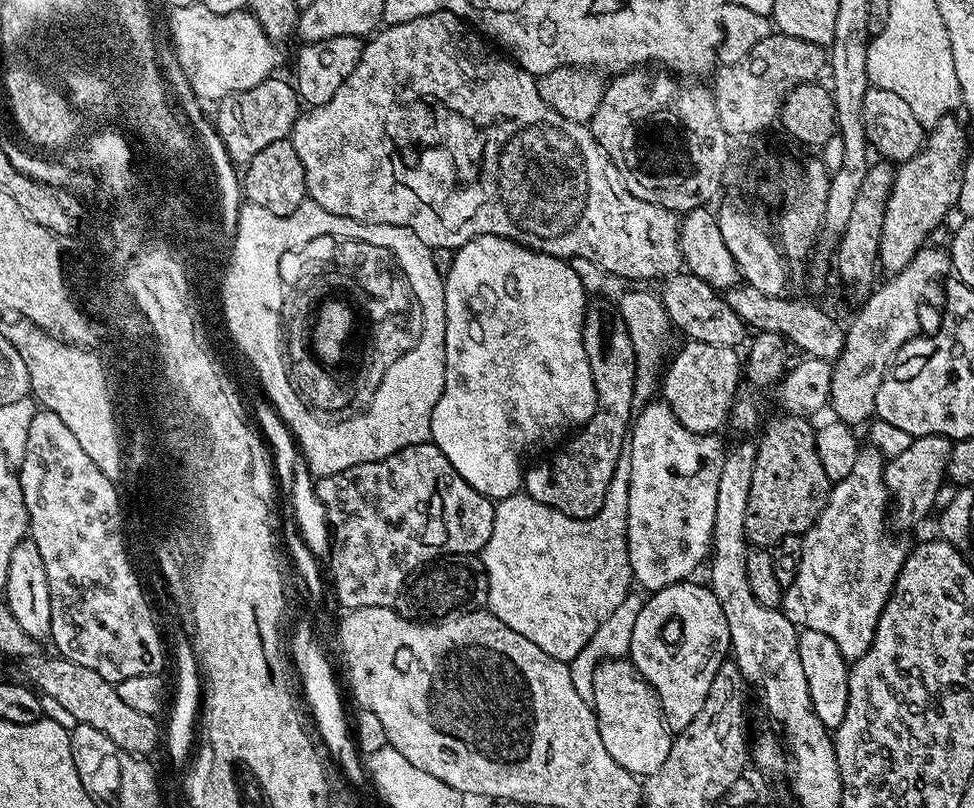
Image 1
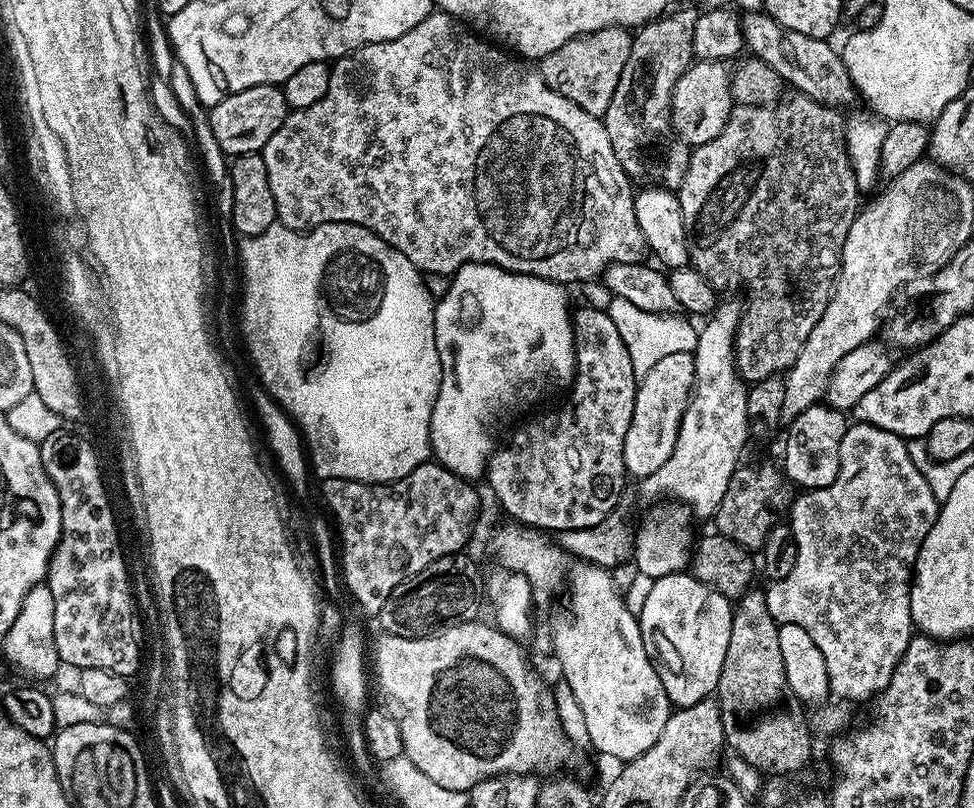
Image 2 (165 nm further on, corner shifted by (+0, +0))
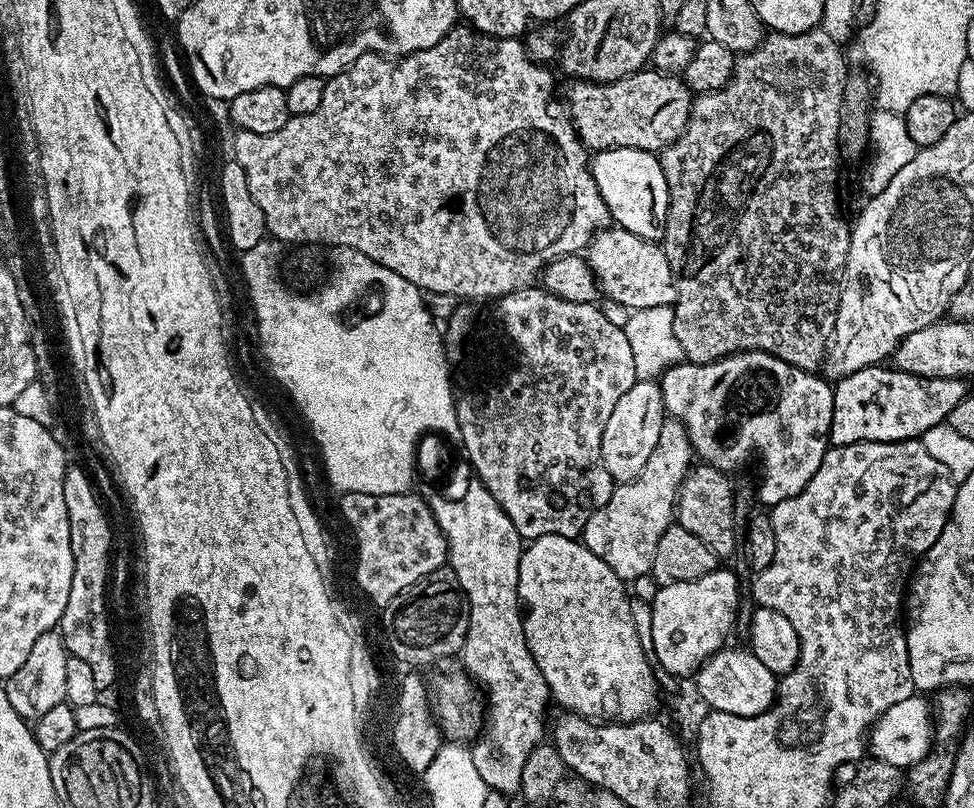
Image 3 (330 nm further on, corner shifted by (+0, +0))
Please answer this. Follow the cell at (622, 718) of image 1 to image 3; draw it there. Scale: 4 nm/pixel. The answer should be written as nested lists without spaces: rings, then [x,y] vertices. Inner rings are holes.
[[[539,536],[537,540],[531,541],[531,543],[525,547],[524,553],[520,555],[520,565],[518,566],[518,594],[520,595],[521,605],[523,605],[523,607],[526,609],[526,611],[523,613],[524,637],[526,638],[526,646],[534,658],[534,662],[538,662],[538,670],[542,670],[542,678],[546,678],[551,699],[555,701],[555,703],[557,700],[557,702],[561,704],[561,709],[563,709],[564,712],[574,712],[578,716],[586,716],[593,722],[611,722],[614,724],[629,724],[635,720],[642,720],[651,717],[653,713],[655,713],[652,711],[654,711],[656,708],[656,676],[654,673],[652,673],[653,665],[650,663],[650,656],[646,651],[645,641],[644,644],[642,641],[640,641],[640,632],[638,629],[636,629],[635,618],[632,617],[632,606],[634,606],[634,604],[630,599],[629,589],[626,587],[625,581],[620,580],[618,578],[618,574],[614,574],[614,570],[610,570],[610,566],[606,566],[606,562],[602,562],[602,558],[598,558],[598,554],[594,554],[579,539],[573,538],[571,536]]]

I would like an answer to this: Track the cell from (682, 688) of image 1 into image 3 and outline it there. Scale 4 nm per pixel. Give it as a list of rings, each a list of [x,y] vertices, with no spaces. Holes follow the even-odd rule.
[[[717,567],[716,571],[702,578],[694,578],[694,582],[674,582],[656,589],[656,596],[650,603],[650,652],[655,663],[660,663],[672,676],[691,677],[695,674],[714,653],[725,647],[727,640],[724,639],[731,634],[732,623],[737,623],[742,608],[740,584],[735,574],[724,568],[727,567]]]

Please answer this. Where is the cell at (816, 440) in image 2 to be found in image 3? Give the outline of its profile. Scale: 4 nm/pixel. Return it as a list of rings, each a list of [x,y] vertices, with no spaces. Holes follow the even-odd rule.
[[[736,352],[709,364],[678,363],[667,368],[658,383],[665,413],[682,425],[692,443],[693,453],[703,463],[712,464],[719,472],[735,474],[747,462],[751,452],[760,452],[760,500],[765,506],[771,506],[797,496],[806,482],[814,478],[830,447],[828,435],[834,418],[833,385],[821,376],[790,366],[765,352]]]

